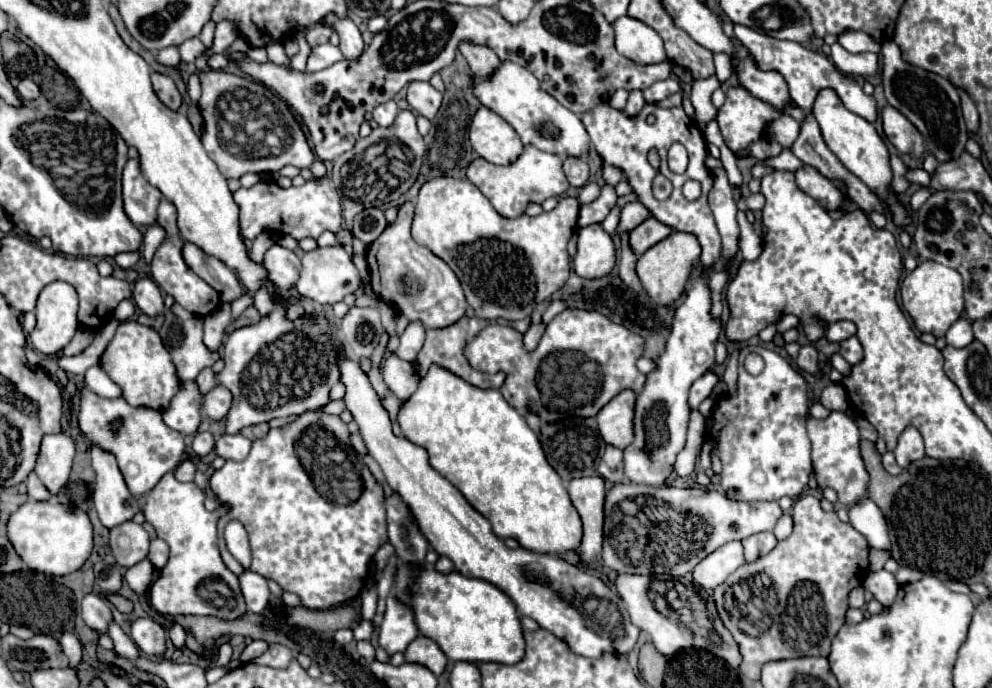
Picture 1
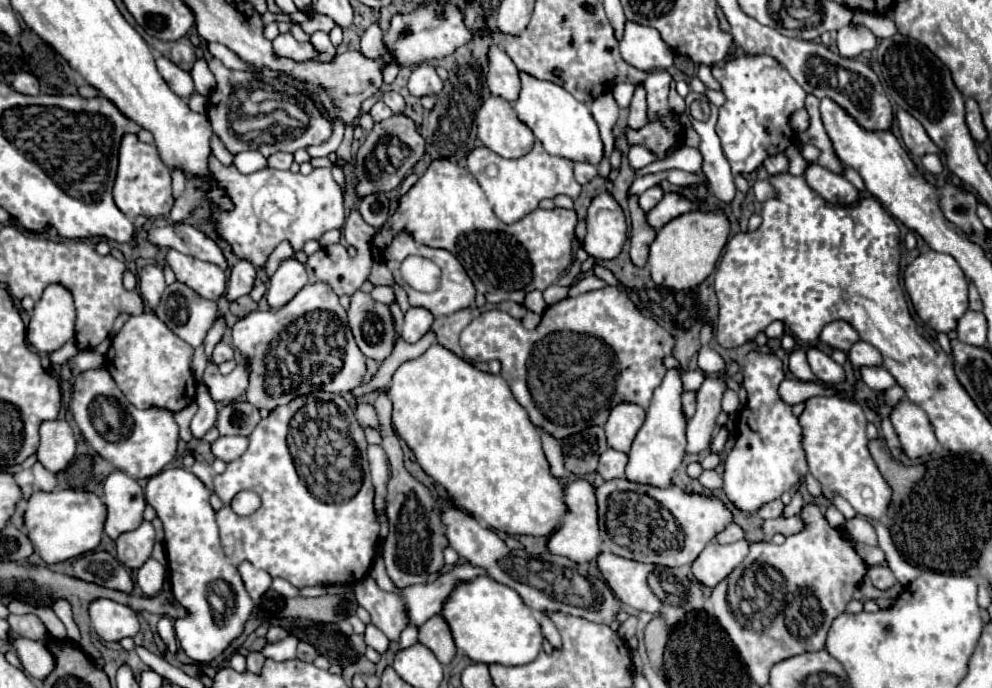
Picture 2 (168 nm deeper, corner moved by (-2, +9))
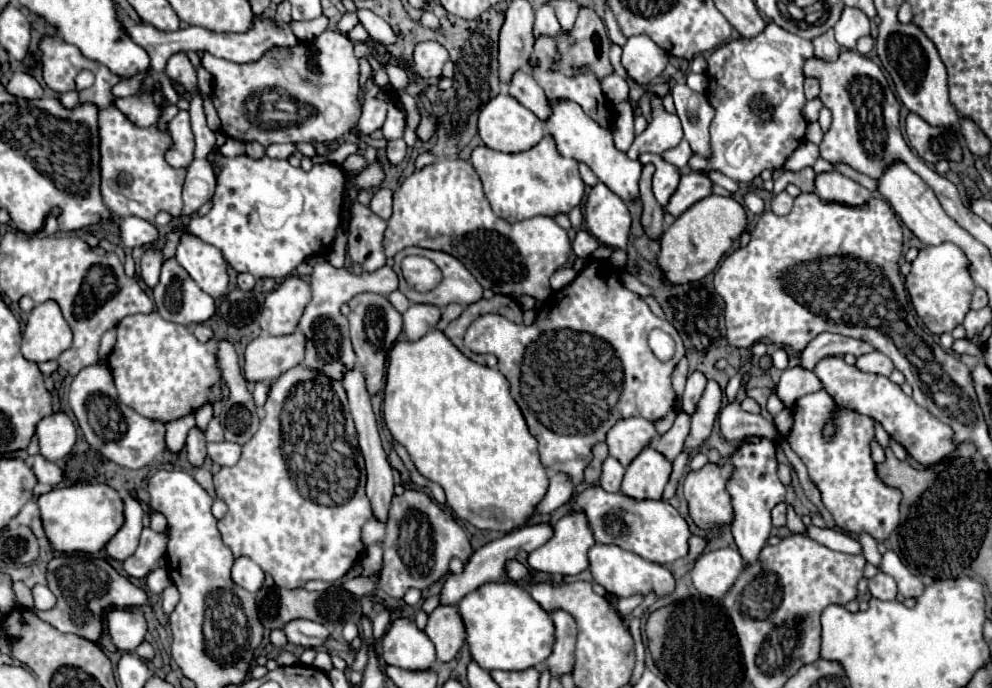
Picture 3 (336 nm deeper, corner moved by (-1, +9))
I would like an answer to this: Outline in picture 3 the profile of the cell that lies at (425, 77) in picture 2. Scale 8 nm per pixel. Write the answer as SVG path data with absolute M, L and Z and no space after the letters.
M437 41L417 43L413 52L415 69L419 77L441 77L441 67L449 59L447 51Z

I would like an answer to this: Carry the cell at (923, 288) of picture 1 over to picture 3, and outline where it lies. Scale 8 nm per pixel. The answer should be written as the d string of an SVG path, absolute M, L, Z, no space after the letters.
M941 243L937 247L923 247L917 259L911 263L911 273L905 277L905 287L911 295L911 303L917 315L923 319L925 327L935 333L951 333L957 325L961 325L963 317L969 311L971 295L975 291L975 283L971 281L967 269L965 253L953 243Z

